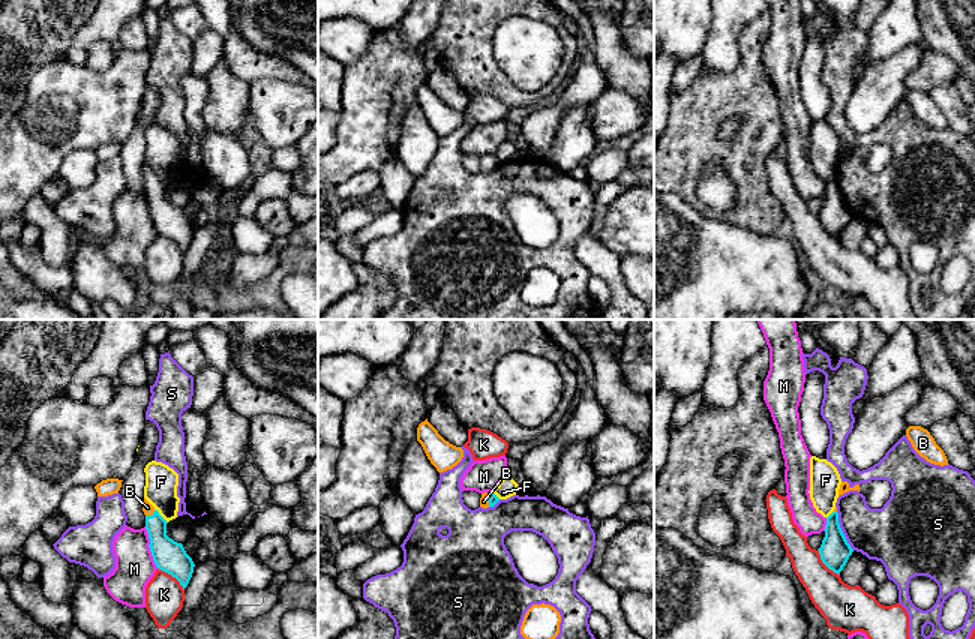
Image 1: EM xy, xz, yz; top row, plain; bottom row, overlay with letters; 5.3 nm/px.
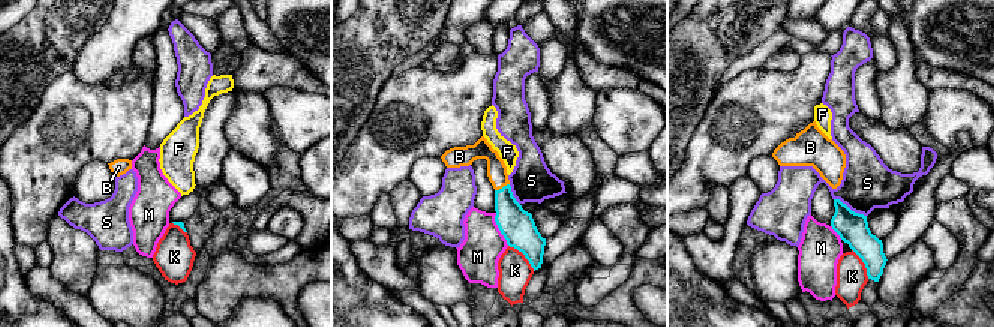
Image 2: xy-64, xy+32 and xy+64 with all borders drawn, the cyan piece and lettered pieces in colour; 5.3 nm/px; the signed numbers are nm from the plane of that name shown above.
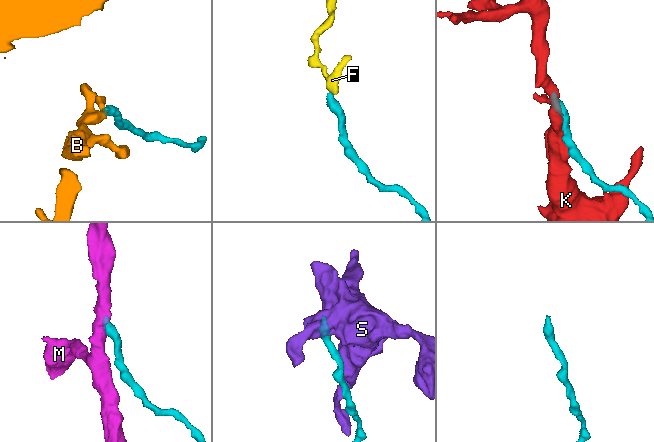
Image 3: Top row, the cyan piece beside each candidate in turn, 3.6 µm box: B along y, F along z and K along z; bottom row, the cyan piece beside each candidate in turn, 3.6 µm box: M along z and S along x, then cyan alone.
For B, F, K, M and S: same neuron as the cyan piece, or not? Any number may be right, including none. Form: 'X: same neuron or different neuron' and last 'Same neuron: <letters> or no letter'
B: same neuron
F: different neuron
K: different neuron
M: different neuron
S: different neuron
Same neuron: B

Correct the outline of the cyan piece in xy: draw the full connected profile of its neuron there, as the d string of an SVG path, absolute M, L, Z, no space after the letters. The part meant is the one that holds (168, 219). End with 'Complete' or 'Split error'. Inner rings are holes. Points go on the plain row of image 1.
M146 162L142 165L142 176L146 178L146 194L150 202L148 212L156 231L176 242L184 254L195 231L192 222L186 218L182 207L166 200L168 186Z. Split error

